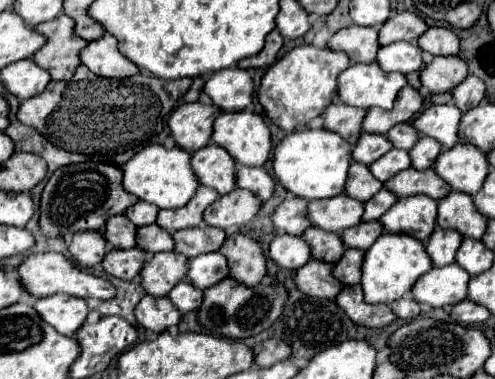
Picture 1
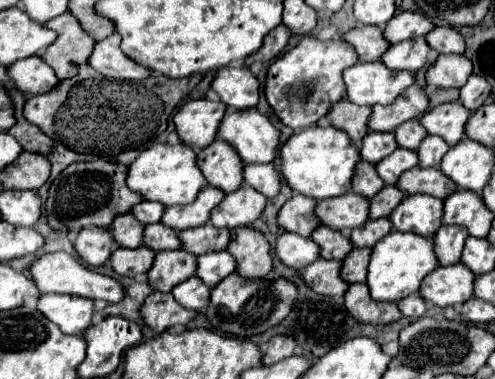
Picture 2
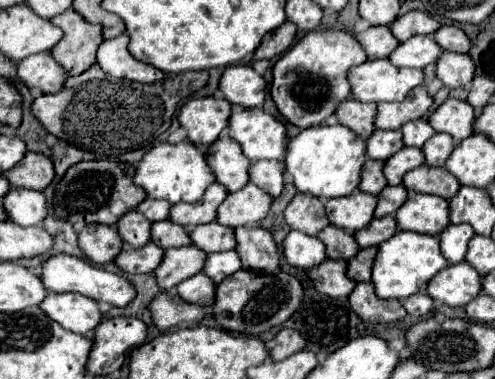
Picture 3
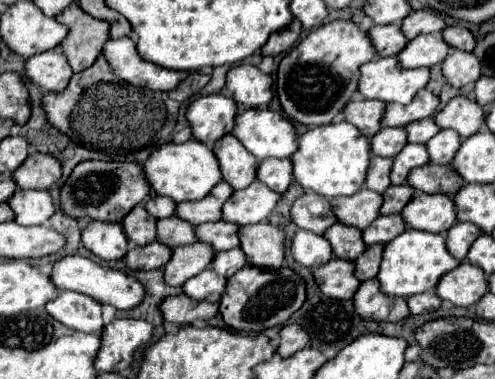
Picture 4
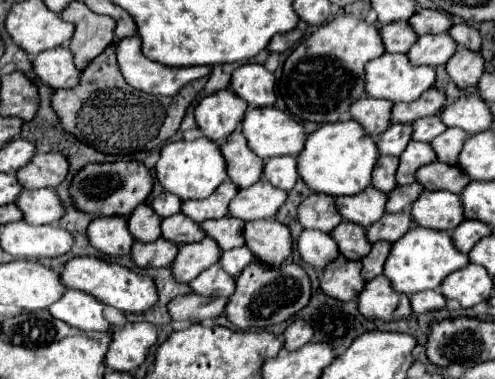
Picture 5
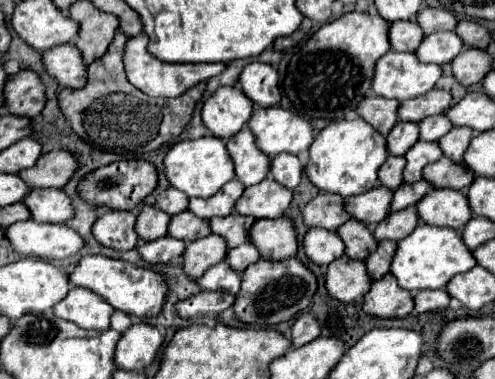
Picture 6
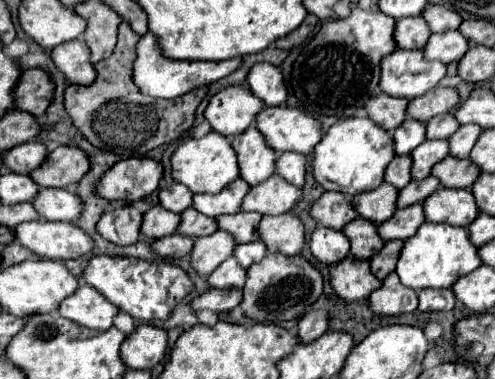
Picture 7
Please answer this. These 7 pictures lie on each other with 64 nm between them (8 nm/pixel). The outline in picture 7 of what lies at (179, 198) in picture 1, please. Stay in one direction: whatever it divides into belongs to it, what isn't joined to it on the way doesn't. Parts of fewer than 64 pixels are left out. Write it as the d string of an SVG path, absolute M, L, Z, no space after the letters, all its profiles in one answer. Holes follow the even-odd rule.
M210 132L202 138L190 138L178 146L172 156L172 176L176 182L186 184L194 194L216 194L228 186L228 182L240 176L240 168L236 162L236 152L226 136L218 132Z

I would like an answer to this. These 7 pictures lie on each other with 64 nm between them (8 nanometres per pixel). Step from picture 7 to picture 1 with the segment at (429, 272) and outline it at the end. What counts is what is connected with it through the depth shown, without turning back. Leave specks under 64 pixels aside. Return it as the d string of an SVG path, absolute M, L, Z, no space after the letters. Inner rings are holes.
M384 232L368 250L362 266L362 288L368 304L392 304L412 290L416 280L432 268L432 260L426 252L426 244L408 234Z

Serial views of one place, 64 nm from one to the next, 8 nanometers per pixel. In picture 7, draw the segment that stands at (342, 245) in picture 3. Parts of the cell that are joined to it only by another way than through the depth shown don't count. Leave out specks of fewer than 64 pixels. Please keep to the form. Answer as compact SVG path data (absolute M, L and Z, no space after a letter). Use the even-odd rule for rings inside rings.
M356 218L342 232L350 238L350 244L352 244L352 250L350 252L352 252L352 256L362 258L362 260L372 258L386 244L380 238L380 234L378 234L378 226L372 224L370 220Z

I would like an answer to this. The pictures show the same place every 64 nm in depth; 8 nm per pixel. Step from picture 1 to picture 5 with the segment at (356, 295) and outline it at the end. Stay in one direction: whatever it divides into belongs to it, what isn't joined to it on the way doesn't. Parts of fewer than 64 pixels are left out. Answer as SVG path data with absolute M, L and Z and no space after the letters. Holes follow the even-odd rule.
M376 276L364 286L358 300L358 308L366 318L376 318L384 322L408 318L412 312L410 298L402 292L396 292L392 284L388 284L386 276Z

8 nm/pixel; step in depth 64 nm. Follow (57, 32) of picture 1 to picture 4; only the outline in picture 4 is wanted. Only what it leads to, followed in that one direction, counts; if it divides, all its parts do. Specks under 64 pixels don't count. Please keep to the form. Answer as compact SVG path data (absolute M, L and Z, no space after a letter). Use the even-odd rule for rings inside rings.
M72 2L60 16L58 22L68 24L70 32L60 44L74 72L82 72L94 64L110 38L110 24L86 14L76 2Z

